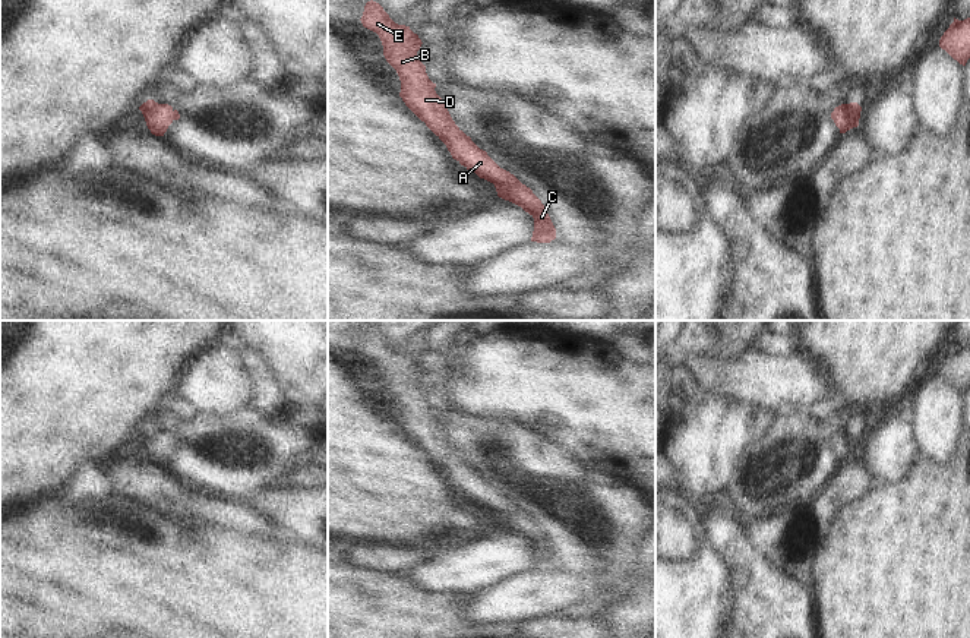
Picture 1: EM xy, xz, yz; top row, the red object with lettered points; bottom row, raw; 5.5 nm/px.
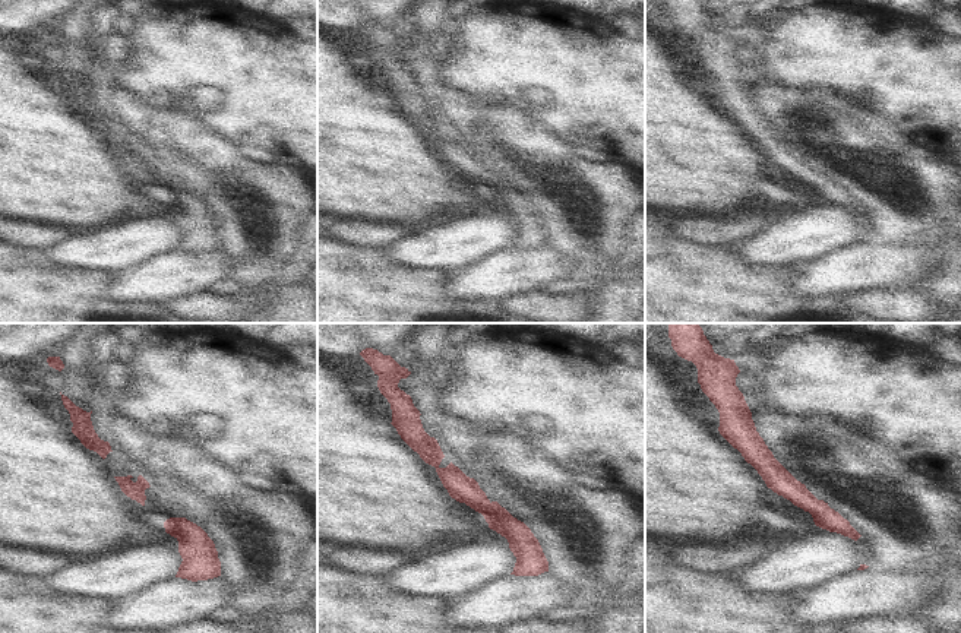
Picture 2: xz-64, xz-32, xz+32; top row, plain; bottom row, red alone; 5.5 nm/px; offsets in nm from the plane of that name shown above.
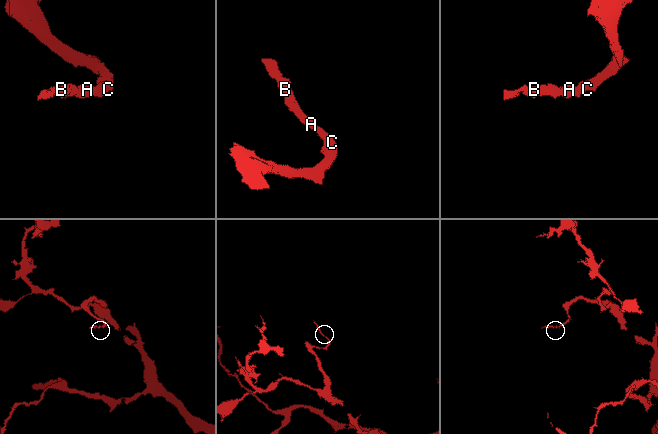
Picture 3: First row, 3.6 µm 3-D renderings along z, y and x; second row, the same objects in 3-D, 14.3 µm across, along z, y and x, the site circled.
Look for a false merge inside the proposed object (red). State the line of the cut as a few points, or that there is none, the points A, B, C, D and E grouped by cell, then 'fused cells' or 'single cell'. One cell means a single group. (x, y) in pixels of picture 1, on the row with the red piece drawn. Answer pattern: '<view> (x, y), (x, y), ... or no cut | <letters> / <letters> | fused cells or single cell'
no cut | A B C D E | single cell

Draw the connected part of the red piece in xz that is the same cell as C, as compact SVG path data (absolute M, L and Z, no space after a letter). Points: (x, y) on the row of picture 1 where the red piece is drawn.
M373 0L366 3L360 20L364 28L379 35L383 56L399 76L399 97L405 105L446 145L454 160L493 183L499 198L521 206L534 218L531 241L554 240L556 228L541 200L514 174L500 168L452 120L443 100L435 91L436 83L429 79L426 66L417 57L423 44L418 35L410 26L395 23Z

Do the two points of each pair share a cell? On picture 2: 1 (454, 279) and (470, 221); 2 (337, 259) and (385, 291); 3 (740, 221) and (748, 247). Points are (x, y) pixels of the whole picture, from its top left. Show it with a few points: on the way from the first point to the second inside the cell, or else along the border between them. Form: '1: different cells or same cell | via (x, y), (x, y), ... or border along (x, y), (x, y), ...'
1: different cells | border along (487, 255), (460, 269), (449, 269), (446, 272)
2: same cell | via (348, 271), (369, 291), (373, 291)
3: different cells | border along (774, 220), (755, 233), (730, 243)

